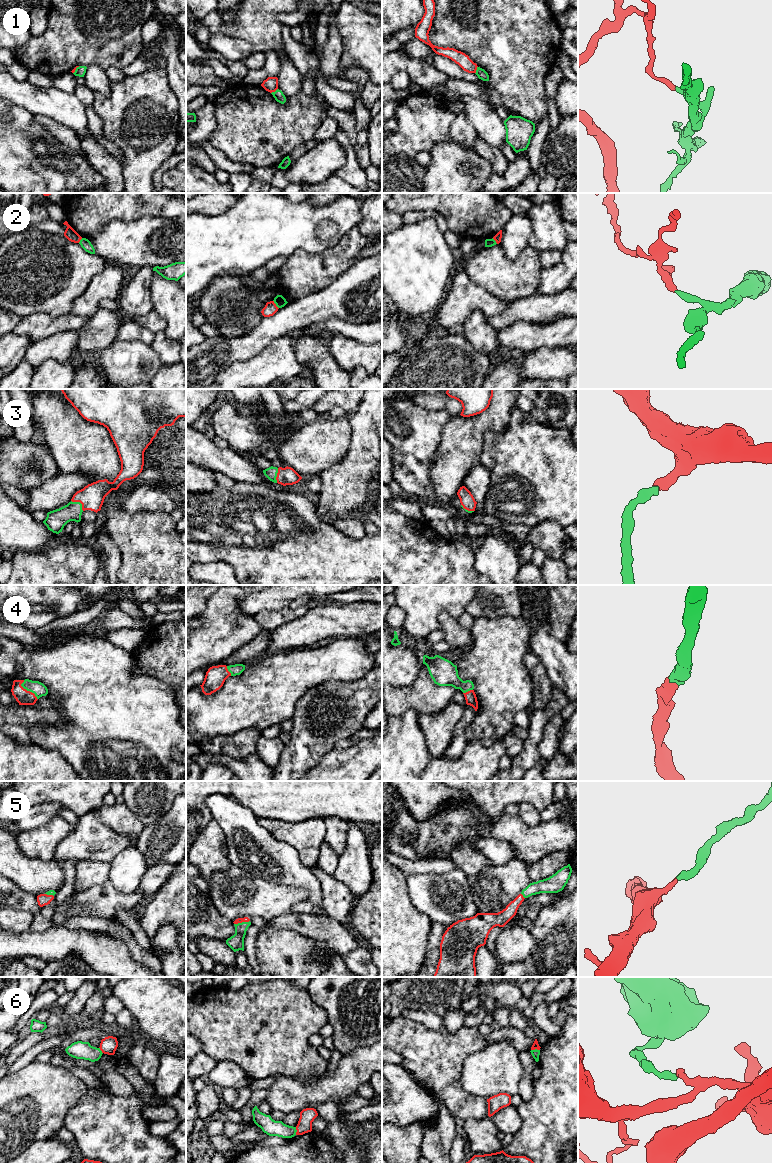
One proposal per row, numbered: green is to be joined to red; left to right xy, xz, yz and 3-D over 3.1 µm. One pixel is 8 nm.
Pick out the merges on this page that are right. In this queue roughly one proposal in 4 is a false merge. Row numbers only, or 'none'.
3, 4, 5

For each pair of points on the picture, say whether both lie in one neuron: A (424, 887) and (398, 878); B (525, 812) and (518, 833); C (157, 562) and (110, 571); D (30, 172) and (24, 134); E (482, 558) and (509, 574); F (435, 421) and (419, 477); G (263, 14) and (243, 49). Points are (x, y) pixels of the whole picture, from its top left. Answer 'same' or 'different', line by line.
A: different
B: different
C: different
D: same
E: same
F: same
G: different

